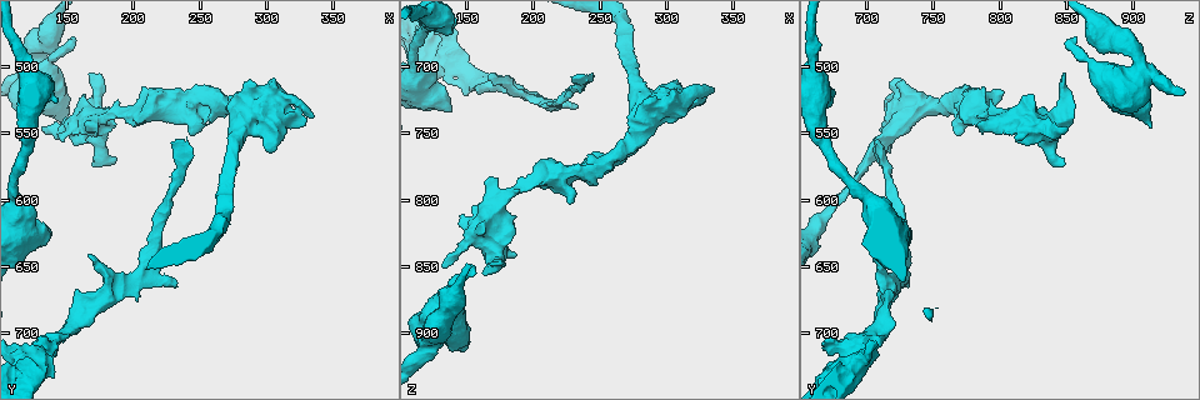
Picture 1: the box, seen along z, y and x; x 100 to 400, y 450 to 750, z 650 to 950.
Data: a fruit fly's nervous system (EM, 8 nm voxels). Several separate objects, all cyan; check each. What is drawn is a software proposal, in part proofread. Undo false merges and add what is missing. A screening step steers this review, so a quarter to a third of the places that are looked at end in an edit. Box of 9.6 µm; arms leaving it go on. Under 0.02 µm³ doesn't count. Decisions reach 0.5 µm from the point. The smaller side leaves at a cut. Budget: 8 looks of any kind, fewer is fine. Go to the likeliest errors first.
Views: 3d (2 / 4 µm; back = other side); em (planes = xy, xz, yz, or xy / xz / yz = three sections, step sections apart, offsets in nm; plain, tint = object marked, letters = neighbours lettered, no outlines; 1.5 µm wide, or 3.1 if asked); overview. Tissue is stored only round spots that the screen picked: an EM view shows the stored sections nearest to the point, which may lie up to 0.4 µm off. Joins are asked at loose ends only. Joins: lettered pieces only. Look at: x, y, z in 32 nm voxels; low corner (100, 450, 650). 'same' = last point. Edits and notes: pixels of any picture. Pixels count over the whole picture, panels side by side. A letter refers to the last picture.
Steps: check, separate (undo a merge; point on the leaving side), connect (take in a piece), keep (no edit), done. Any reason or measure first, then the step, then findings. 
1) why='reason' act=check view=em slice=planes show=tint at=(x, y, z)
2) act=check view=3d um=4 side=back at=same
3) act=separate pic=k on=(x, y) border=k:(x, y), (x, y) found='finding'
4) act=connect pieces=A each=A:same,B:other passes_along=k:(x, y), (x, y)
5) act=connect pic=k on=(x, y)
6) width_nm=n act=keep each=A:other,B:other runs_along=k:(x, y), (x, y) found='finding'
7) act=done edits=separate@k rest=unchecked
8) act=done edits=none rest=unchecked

why='calibre changes' act=check view=3d um=2 at=(322, 526, 722)

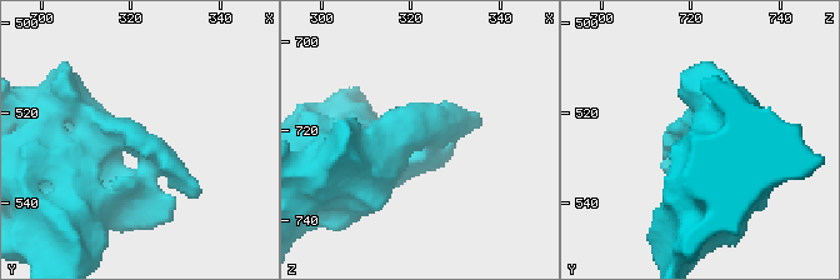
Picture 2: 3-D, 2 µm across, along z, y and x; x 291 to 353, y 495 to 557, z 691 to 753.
why='shape alone is not enough' act=check view=em slice=planes show=letters at=(320, 526, 721)

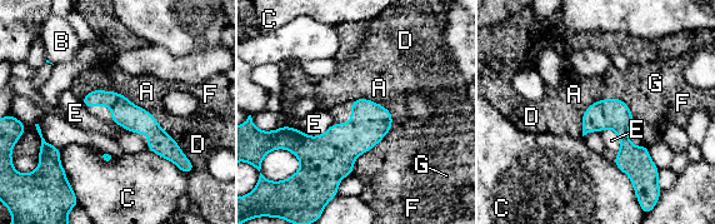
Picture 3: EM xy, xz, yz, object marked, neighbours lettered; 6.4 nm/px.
act=keep each=A:other,B:other,C:other,D:other,E:other,F:other,G:other found='continuous, no second cell'

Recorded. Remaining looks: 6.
why='branch stops here' act=check view=em slice=xy step=8 show=tint at=(170, 504, 850)

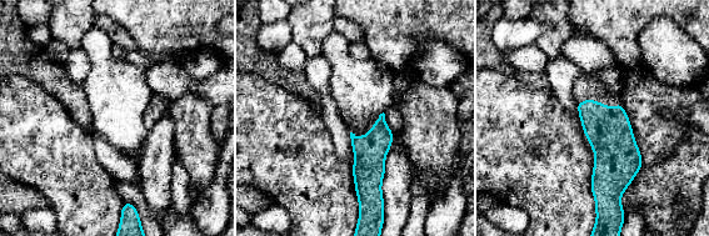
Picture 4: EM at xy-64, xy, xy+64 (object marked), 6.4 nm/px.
act=check view=em slice=planes show=tint at=same

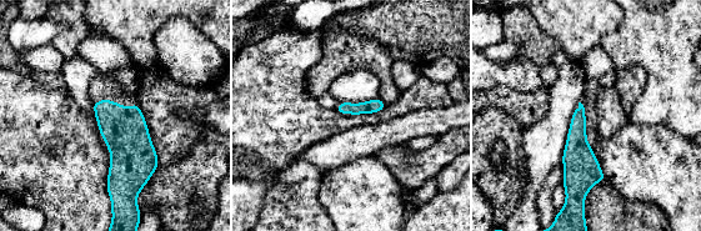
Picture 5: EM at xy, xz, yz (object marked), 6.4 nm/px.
act=check view=em slice=planes show=letters at=same

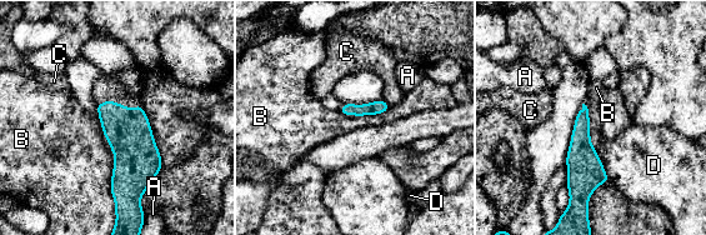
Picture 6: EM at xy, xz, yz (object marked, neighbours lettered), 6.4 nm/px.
longest_contact=B:440nm act=keep each=A:other,B:other,C:other,D:other found='no lettered piece goes on from it'

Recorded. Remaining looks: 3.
why='an open end' act=check view=em slice=planes show=letters at=(228, 518, 802)

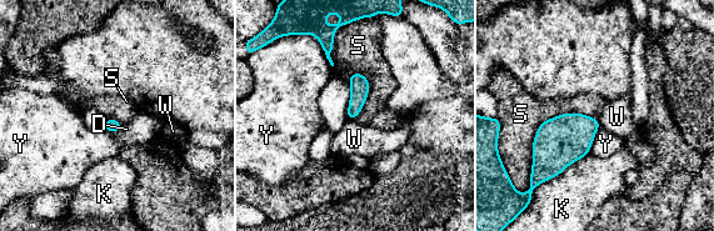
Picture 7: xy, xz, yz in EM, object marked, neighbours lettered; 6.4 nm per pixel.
longest_contact=S:550nm act=keep each=D:other,K:other,S:other,W:other,Y:other found='none of them fits'

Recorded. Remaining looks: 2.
act=done edits=none rest=unchecked

